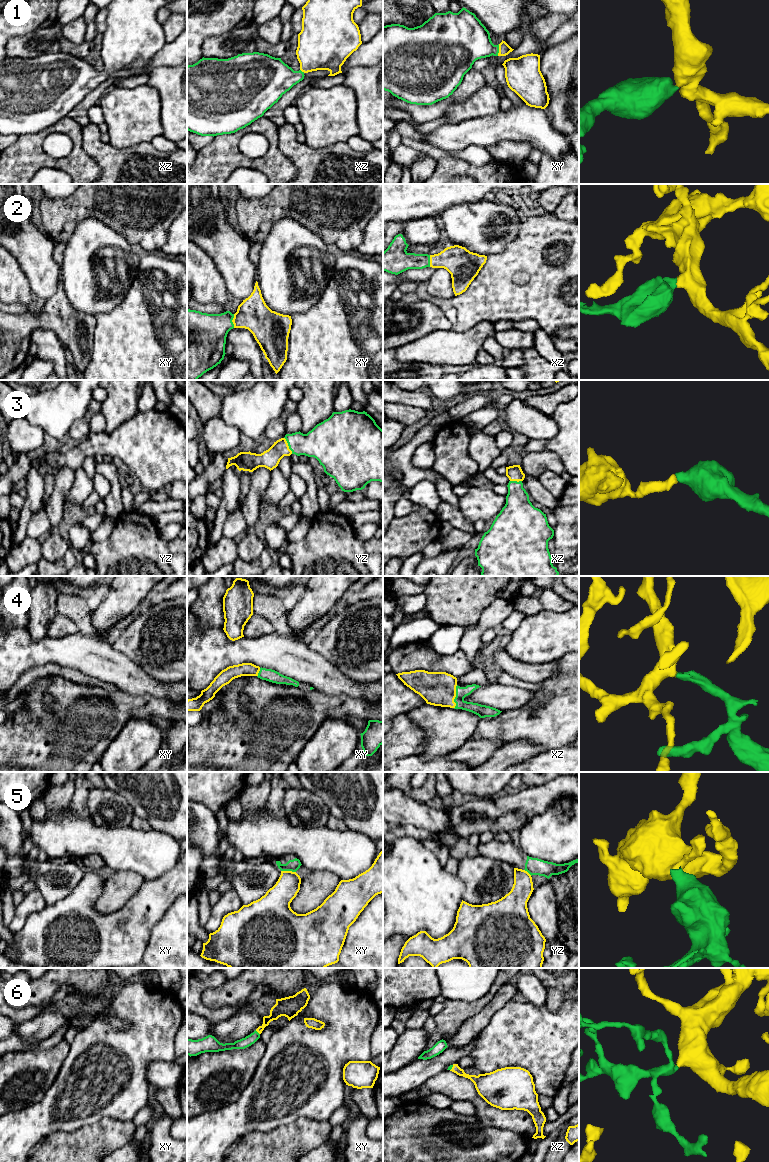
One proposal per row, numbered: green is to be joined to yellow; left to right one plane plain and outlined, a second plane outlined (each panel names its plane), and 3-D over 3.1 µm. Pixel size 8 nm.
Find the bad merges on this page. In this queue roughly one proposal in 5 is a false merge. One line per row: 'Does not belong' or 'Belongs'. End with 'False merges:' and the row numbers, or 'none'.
1: Belongs
2: Belongs
3: Belongs
4: Belongs
5: Does not belong
6: Belongs
False merges: 5

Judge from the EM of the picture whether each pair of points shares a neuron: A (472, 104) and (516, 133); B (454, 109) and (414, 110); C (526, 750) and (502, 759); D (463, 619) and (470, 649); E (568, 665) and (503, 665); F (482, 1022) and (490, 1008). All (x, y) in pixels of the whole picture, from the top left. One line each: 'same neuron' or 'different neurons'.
A: different neurons
B: different neurons
C: same neuron
D: different neurons
E: different neurons
F: same neuron

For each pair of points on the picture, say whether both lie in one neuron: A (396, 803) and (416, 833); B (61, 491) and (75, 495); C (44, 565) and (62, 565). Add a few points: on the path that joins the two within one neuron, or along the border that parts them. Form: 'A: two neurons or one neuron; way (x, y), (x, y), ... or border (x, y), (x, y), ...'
A: two neurons; border (393, 823), (411, 824), (426, 828), (433, 833)
B: two neurons; border (75, 471), (73, 484), (66, 494)
C: one neuron; way (48, 565), (58, 565)

